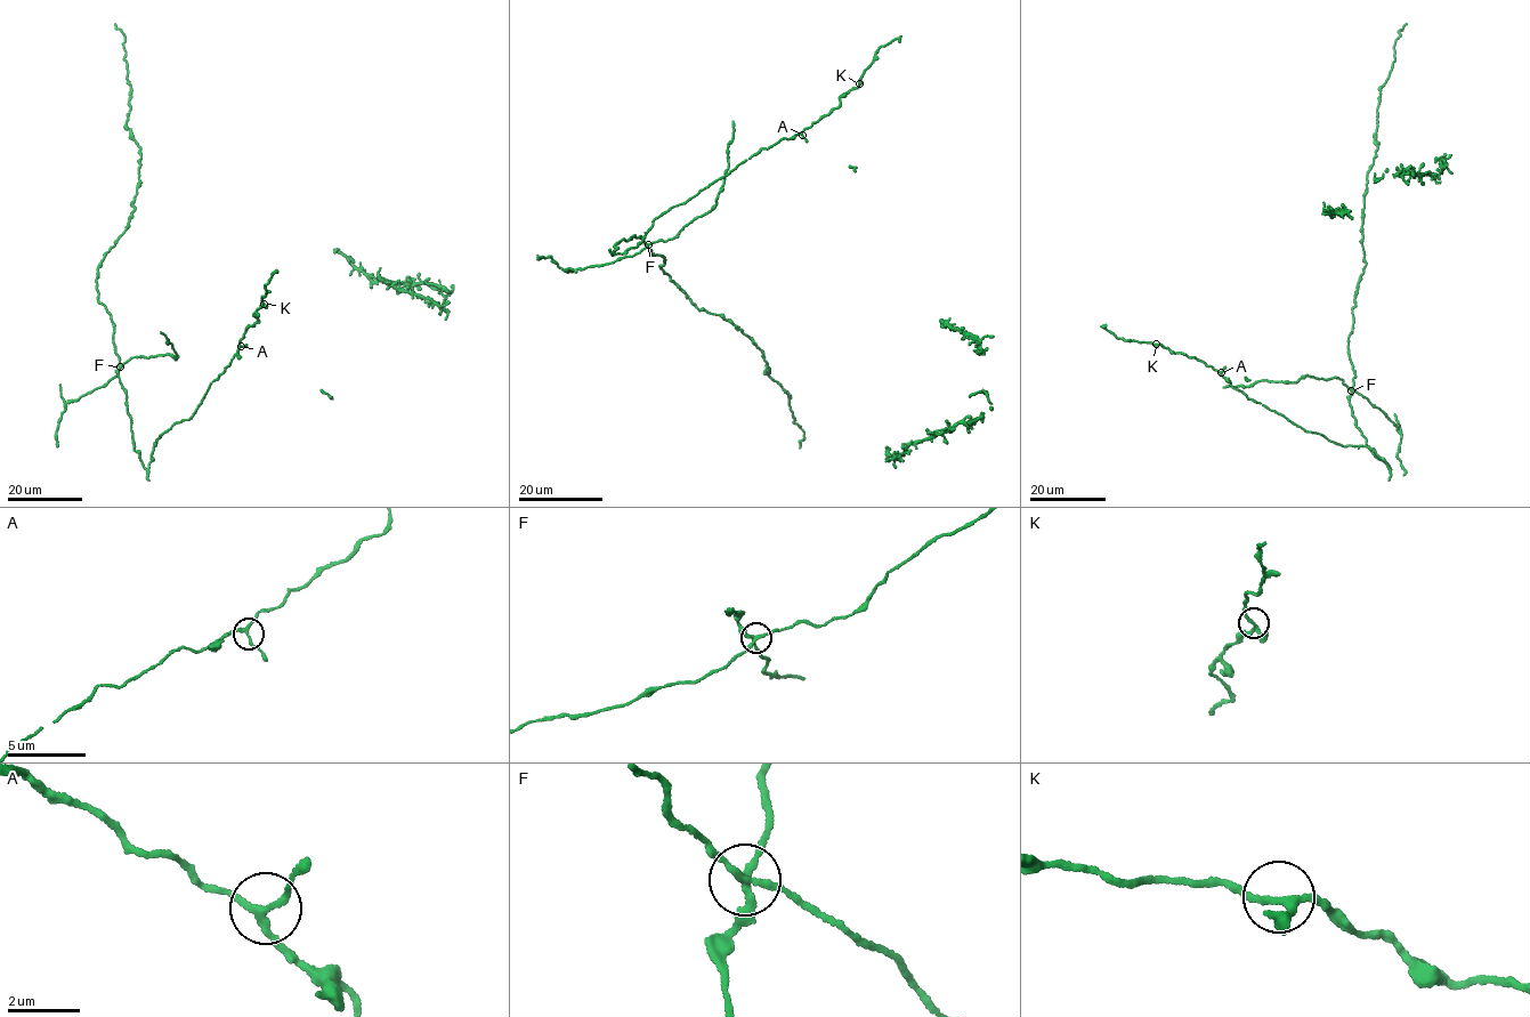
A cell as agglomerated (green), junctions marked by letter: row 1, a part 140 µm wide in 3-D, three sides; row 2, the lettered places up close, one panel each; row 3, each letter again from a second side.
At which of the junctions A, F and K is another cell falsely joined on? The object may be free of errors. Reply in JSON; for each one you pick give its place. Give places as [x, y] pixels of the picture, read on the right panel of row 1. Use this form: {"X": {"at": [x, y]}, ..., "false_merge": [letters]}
{"F": {"at": [1351, 390]}, "false_merge": ["F"]}

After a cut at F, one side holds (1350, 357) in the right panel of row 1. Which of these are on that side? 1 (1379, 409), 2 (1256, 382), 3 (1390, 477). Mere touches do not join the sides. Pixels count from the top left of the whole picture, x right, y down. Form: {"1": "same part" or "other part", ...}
{"1": "other part", "2": "other part", "3": "same part"}

